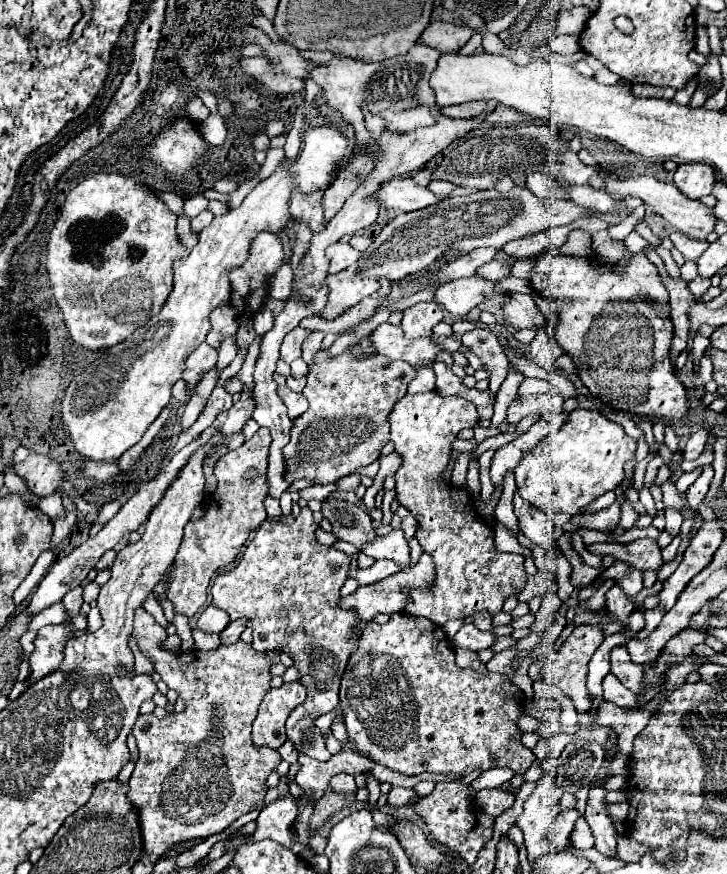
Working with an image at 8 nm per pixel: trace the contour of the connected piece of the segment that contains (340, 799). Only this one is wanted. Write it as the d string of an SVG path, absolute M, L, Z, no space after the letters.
M327 789L325 795L315 803L315 811L313 811L313 817L311 817L311 835L317 831L317 827L325 819L329 819L335 811L343 809L345 805L351 805L353 801L355 801L353 793L349 793L349 795L337 795L331 789Z

